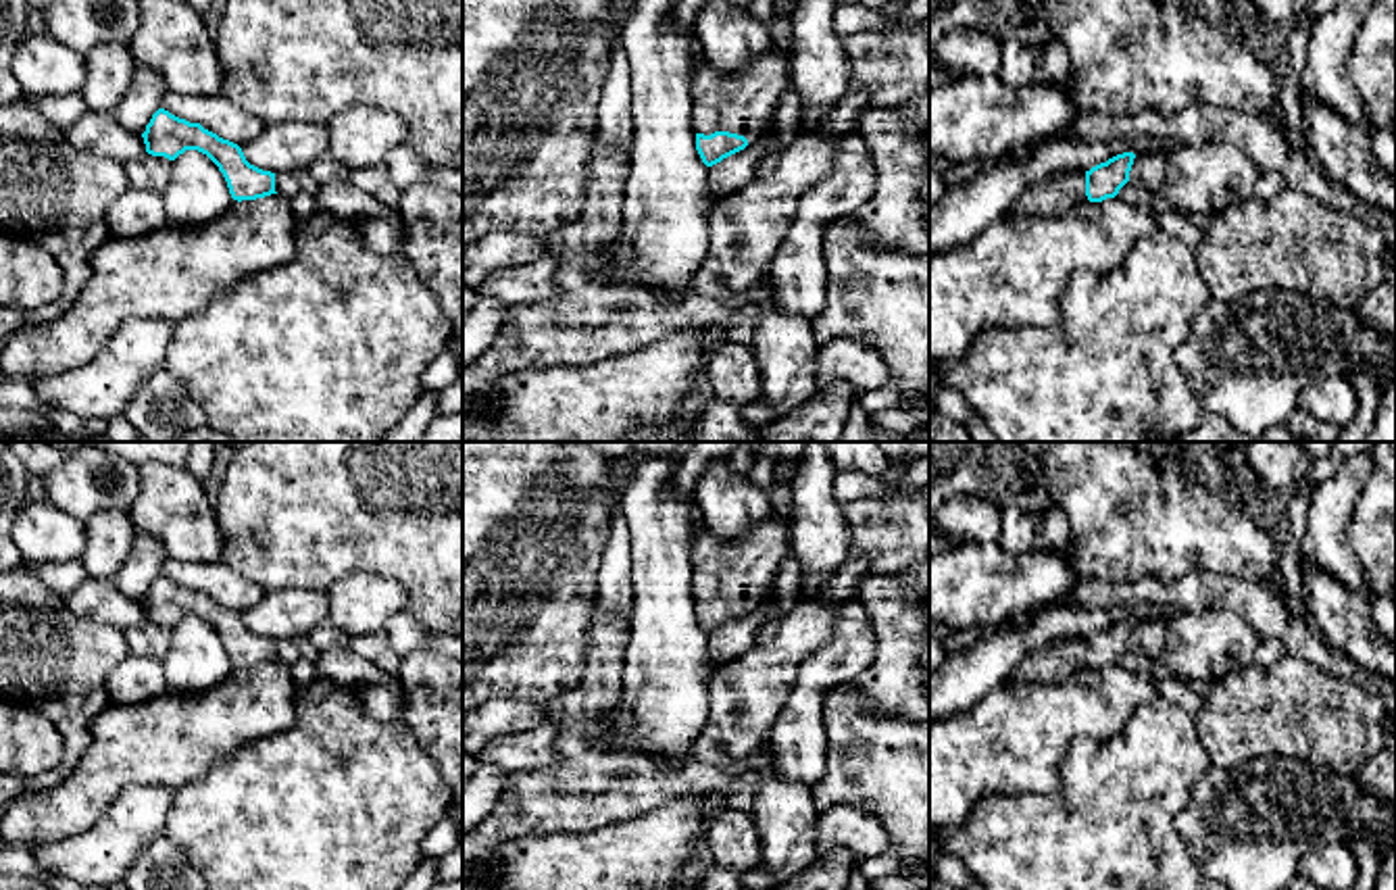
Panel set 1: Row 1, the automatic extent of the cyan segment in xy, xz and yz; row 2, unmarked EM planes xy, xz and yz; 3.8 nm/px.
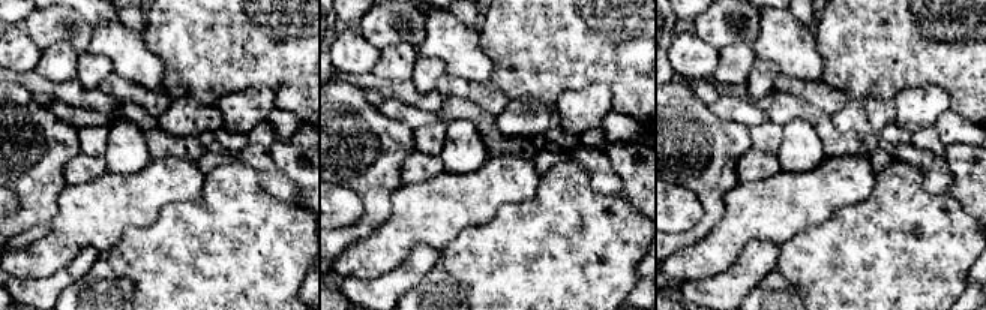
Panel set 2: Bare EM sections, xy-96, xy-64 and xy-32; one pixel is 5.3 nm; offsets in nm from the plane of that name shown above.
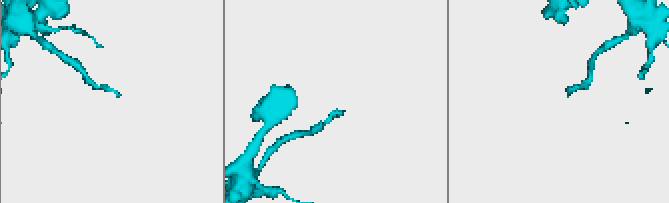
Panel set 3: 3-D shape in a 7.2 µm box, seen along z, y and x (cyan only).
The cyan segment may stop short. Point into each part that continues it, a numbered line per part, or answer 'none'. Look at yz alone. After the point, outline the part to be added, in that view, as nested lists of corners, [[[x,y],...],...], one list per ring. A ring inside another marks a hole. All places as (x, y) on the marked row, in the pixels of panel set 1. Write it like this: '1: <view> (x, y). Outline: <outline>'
1: yz (1055, 194). Outline: [[[1067,171],[1033,183],[1015,202],[1015,211],[1023,215],[1063,215],[1086,200],[1086,173]]]

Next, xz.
1: xz (744, 103). Outline: [[[775,44],[736,75],[723,75],[706,63],[692,83],[692,127],[704,135],[729,131],[752,142],[769,127],[790,88],[792,56]]]

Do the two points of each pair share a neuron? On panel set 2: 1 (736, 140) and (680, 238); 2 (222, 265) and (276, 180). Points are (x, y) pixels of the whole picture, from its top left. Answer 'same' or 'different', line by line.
1: same
2: different

